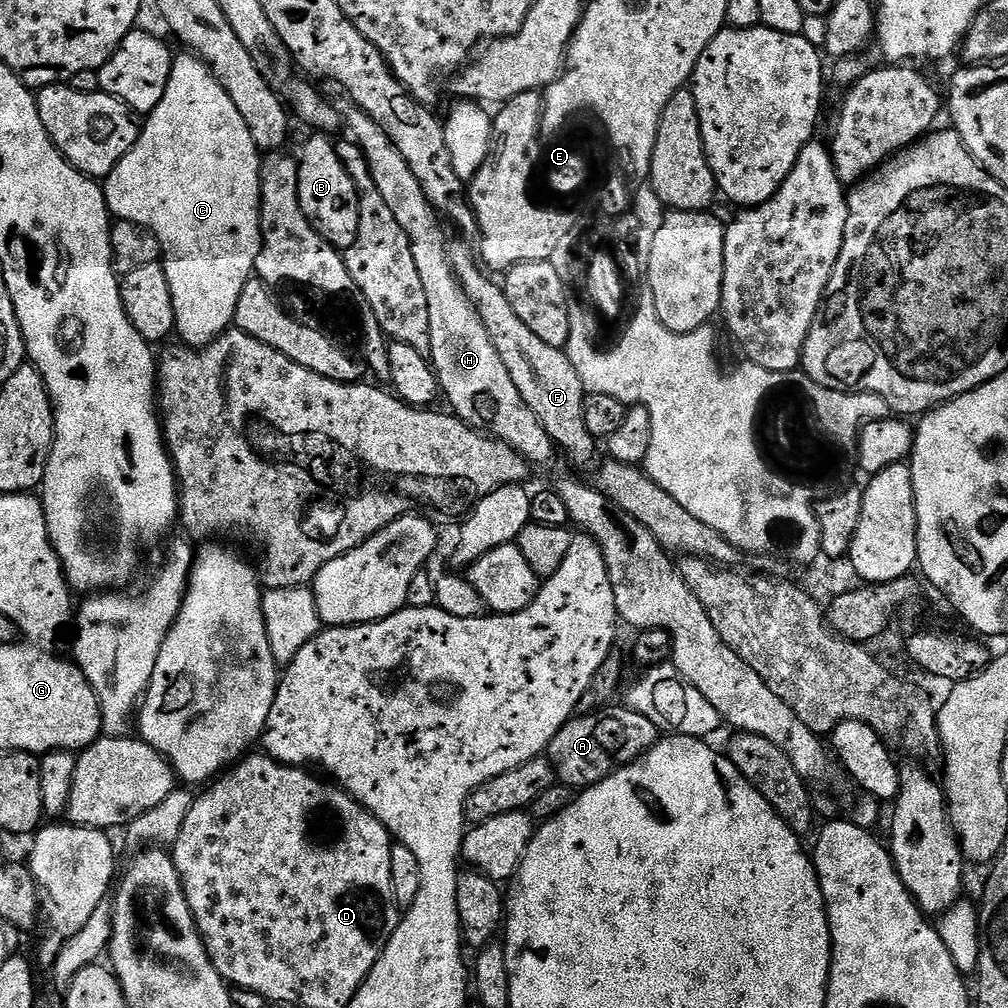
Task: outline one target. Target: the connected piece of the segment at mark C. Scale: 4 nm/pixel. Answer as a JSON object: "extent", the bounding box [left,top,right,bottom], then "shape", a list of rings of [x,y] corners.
{"extent":[103,54,262,350],"shape":[[[195,54],[177,55],[172,61],[170,82],[166,86],[166,94],[162,102],[153,112],[147,113],[143,121],[140,137],[131,150],[121,158],[118,166],[103,181],[104,200],[108,203],[108,211],[116,220],[129,220],[138,226],[148,228],[155,234],[160,243],[160,255],[166,270],[166,282],[170,282],[170,294],[174,298],[174,318],[176,319],[177,337],[181,336],[187,347],[197,350],[215,342],[222,333],[233,327],[236,319],[238,298],[242,294],[242,286],[253,279],[256,271],[256,255],[260,249],[260,165],[262,153],[256,147],[254,138],[250,134],[250,126],[246,126],[246,118],[238,114],[238,106],[234,106],[234,98],[226,94],[226,90],[214,78],[214,74]]]}

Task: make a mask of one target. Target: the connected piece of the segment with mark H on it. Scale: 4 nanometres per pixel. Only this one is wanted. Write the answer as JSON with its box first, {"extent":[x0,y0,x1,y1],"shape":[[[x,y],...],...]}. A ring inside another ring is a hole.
{"extent":[335,98,554,465],"shape":[[[340,98],[335,105],[343,127],[348,127],[347,135],[356,141],[356,147],[362,150],[370,166],[378,194],[382,194],[398,226],[402,226],[402,230],[406,230],[406,238],[410,238],[414,266],[418,266],[418,278],[422,278],[422,286],[426,290],[426,306],[430,314],[430,359],[443,399],[452,403],[451,411],[471,428],[501,440],[524,457],[529,465],[550,463],[554,453],[550,434],[546,434],[534,410],[522,402],[518,386],[514,386],[502,357],[498,350],[494,350],[494,342],[490,342],[490,334],[486,334],[486,326],[482,326],[482,318],[478,318],[478,310],[474,310],[470,298],[466,298],[458,282],[448,253],[450,239],[440,225],[440,213],[433,208],[426,194],[422,194],[418,178],[414,178],[410,166],[406,166],[406,158],[398,154],[398,146],[386,138],[382,126],[378,126],[378,122],[366,115],[353,100]]]}

